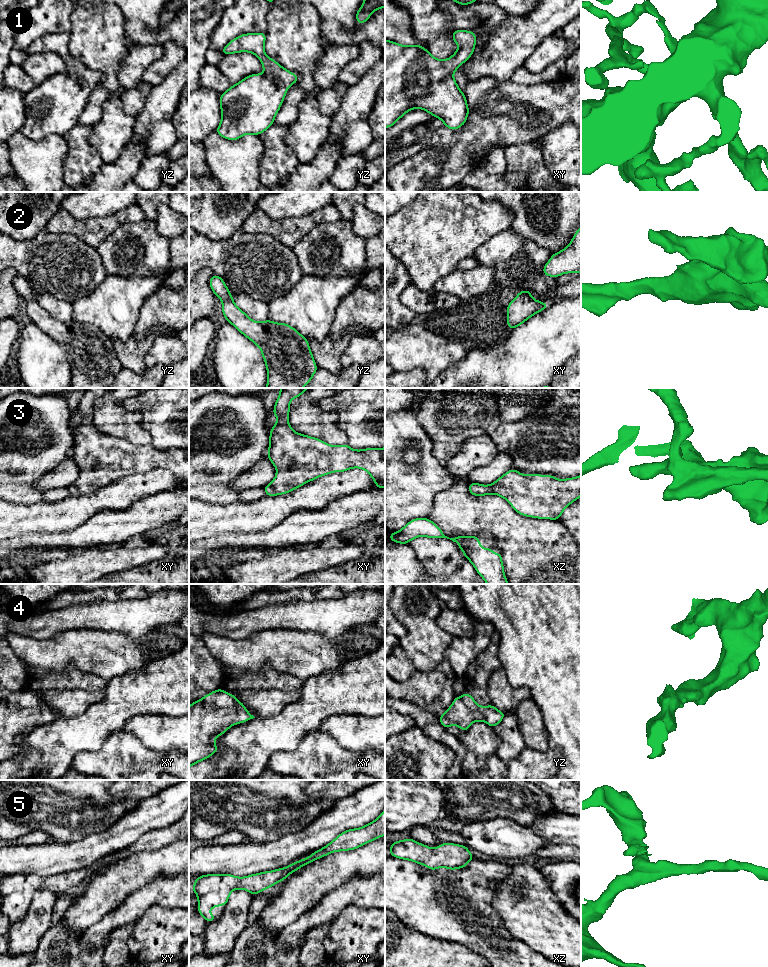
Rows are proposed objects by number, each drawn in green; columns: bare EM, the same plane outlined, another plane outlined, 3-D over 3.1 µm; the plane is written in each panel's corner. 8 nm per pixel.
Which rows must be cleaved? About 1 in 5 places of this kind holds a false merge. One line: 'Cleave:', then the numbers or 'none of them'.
Cleave: none of them

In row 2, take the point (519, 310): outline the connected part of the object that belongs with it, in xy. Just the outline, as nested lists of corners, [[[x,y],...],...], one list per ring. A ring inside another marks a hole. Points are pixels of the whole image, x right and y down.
[[[523,290],[507,307],[507,325],[514,330],[531,316],[546,309],[549,304],[535,300],[531,297],[532,292]]]

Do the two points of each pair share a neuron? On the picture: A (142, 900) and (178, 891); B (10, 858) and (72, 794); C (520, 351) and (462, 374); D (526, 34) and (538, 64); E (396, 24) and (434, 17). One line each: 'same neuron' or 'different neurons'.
A: same neuron
B: different neurons
C: same neuron
D: different neurons
E: different neurons

